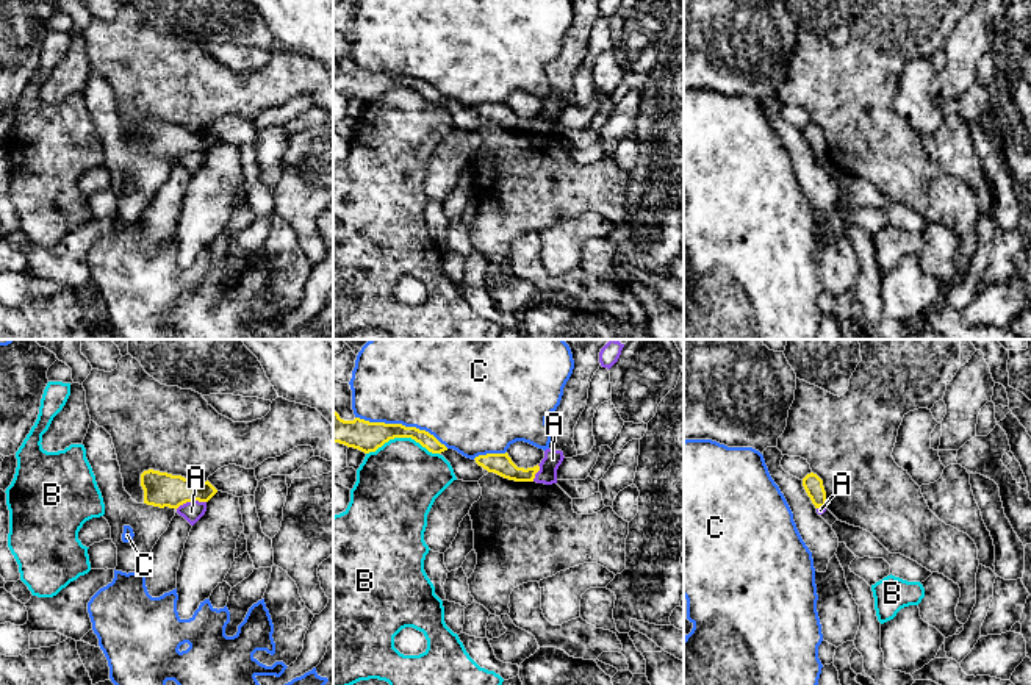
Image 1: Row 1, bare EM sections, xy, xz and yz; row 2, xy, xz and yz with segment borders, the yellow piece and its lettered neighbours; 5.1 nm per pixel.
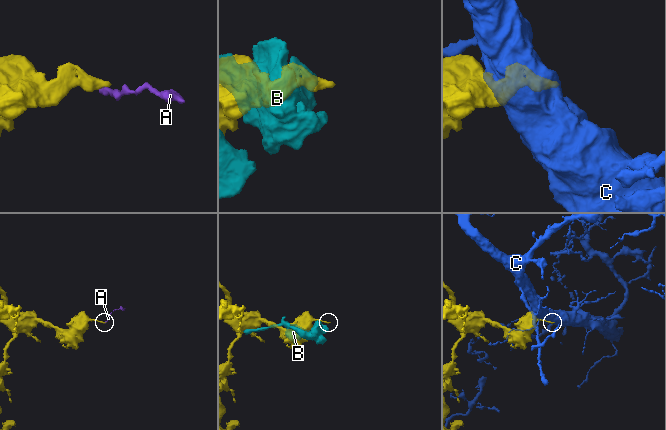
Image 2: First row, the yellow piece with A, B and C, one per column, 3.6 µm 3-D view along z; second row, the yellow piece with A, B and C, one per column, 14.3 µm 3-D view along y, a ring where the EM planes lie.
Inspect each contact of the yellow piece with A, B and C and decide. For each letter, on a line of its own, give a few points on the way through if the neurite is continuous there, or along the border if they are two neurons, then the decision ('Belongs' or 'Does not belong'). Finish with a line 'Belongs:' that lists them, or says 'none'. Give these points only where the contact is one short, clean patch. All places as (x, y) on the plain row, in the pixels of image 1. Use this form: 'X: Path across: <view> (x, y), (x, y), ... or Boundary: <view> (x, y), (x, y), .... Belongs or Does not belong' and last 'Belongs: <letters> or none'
A: Path across: xy (161, 139), (177, 141), (190, 150), (191, 161). Belongs
B: Does not belong
C: Does not belong
Belongs: A

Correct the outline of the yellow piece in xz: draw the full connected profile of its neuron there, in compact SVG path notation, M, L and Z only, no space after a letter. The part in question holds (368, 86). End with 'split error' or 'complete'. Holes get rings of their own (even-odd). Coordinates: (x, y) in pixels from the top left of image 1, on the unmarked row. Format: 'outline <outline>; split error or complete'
outline M333 59L333 92L358 99L365 103L375 102L394 88L411 88L432 103L447 100L433 84L402 74L369 72L360 67L344 70Z; complete

